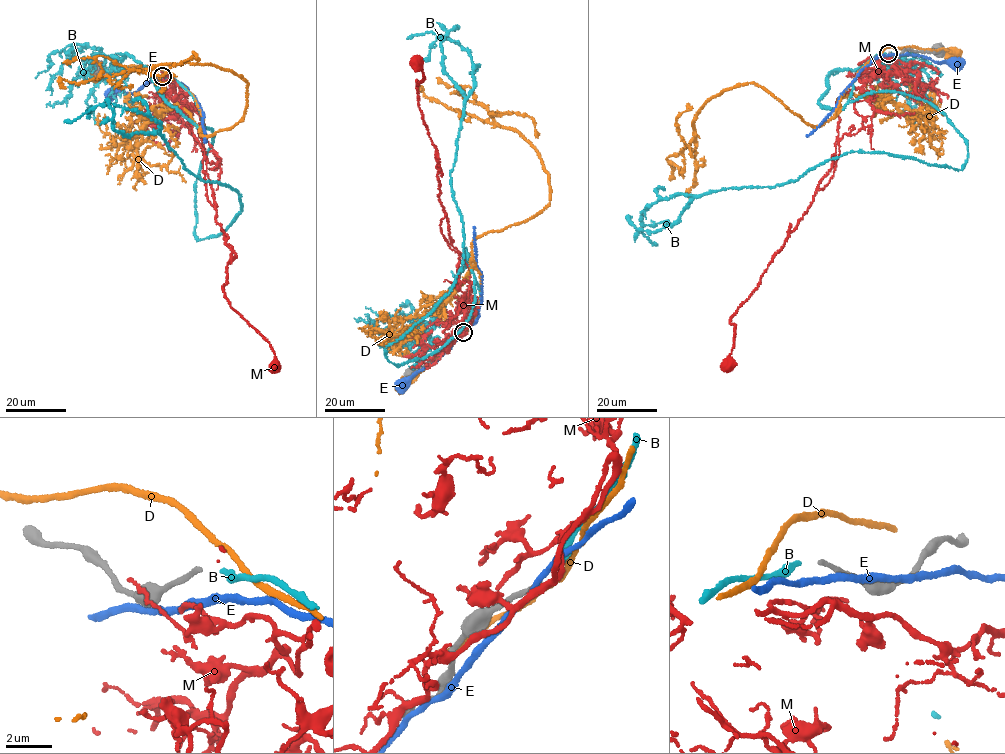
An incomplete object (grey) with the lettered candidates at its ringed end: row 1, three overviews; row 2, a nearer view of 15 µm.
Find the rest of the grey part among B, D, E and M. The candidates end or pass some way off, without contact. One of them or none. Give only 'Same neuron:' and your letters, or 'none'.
Same neuron: B

